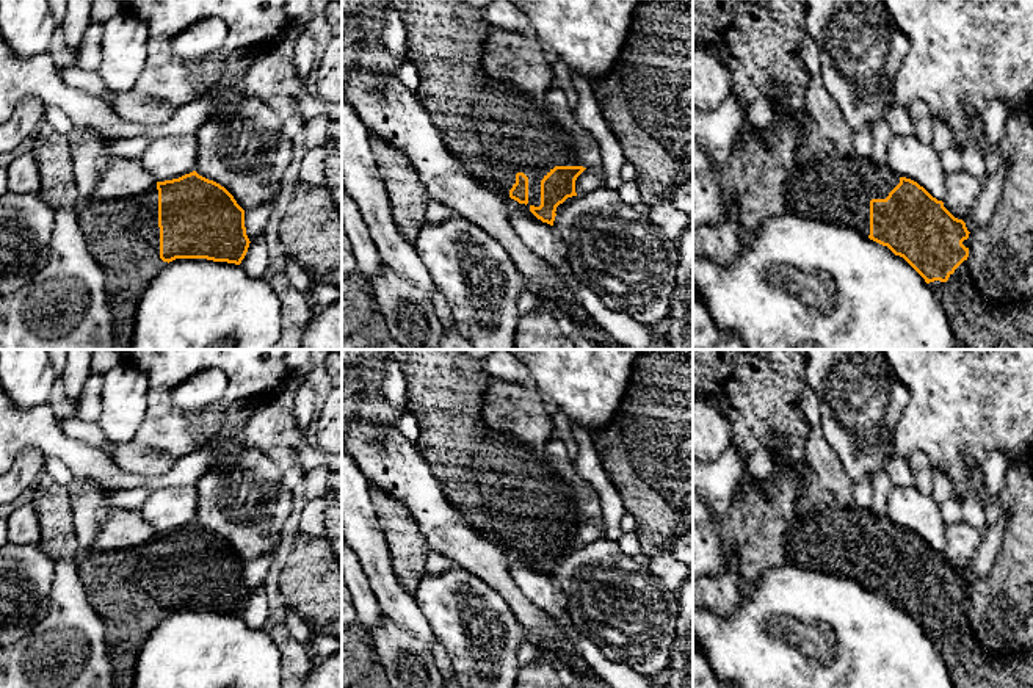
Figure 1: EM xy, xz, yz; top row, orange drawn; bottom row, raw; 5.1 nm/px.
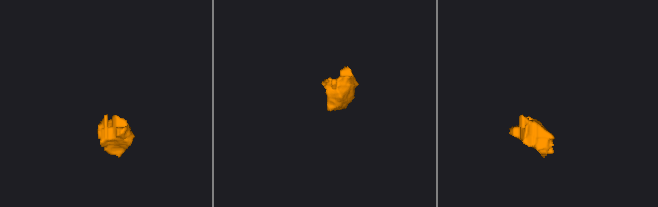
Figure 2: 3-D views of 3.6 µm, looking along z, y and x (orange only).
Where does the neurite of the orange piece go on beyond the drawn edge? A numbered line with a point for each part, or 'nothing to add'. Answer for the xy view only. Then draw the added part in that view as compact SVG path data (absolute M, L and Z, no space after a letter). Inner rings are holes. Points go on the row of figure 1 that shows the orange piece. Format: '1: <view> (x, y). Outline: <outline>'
1: xy (123, 235). Outline: M157 185L138 197L92 199L78 210L78 227L107 276L113 349L130 349L141 295L168 266L160 259Z

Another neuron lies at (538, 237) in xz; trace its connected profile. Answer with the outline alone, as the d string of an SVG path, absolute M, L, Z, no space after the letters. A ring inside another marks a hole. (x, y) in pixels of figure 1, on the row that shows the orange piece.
M509 196L503 197L503 204L509 215L513 229L522 240L522 243L542 262L547 262L563 273L572 274L571 266L564 257L558 255L553 243L556 232L553 226L542 223L530 212L530 204L519 204Z

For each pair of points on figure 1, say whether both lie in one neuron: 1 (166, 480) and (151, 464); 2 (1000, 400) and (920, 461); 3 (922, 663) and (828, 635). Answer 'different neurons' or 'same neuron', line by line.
1: different neurons
2: different neurons
3: same neuron

